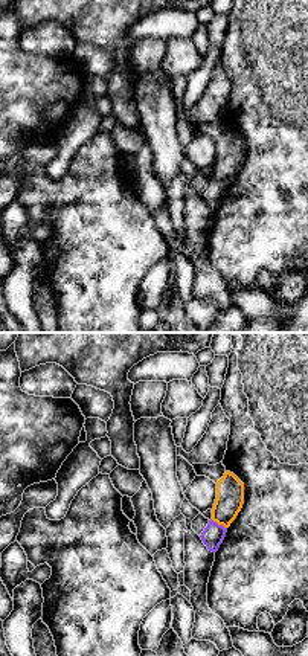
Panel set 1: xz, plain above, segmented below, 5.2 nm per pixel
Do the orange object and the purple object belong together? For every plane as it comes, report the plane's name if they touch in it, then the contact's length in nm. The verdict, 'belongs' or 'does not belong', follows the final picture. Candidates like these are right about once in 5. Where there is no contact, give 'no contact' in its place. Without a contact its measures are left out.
xz | 90 nm

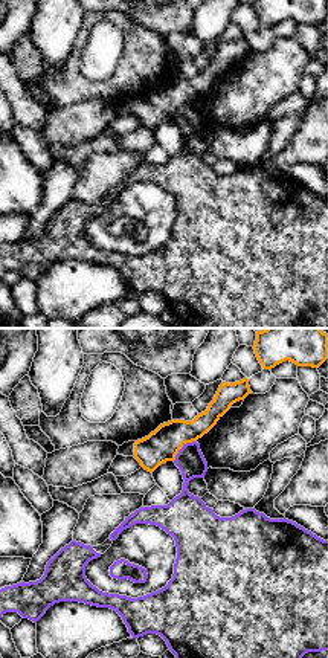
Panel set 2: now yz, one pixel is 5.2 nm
yz | 170 nm

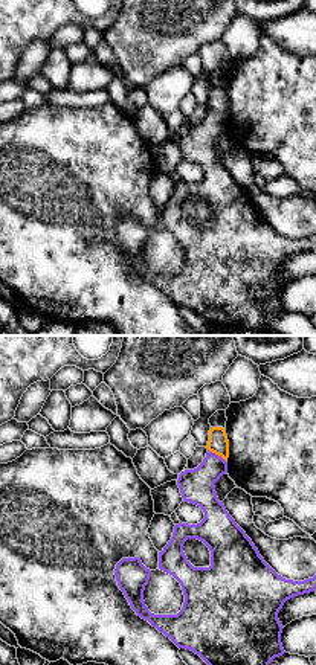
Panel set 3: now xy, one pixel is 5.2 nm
xy | 130 nm

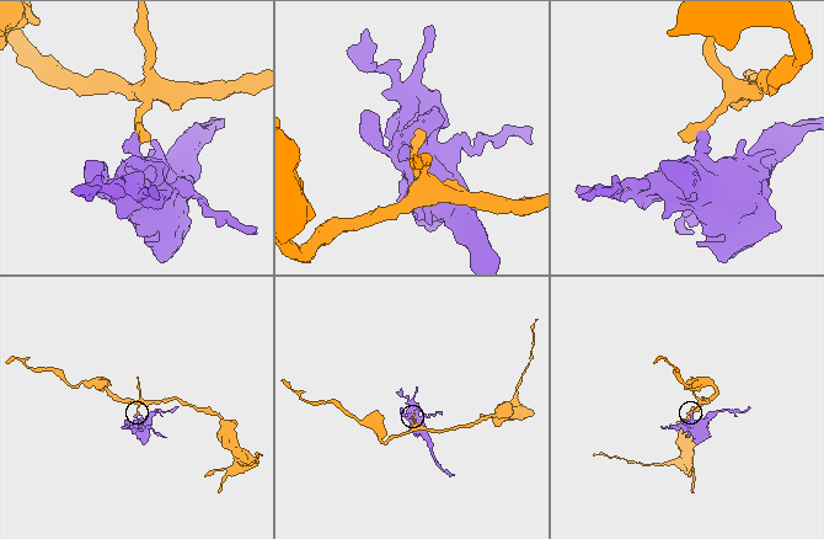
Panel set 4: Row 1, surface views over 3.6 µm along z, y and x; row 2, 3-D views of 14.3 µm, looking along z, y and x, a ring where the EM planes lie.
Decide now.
does not belong

